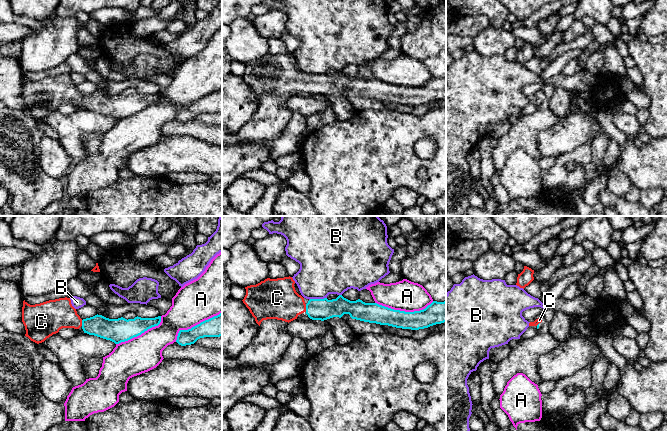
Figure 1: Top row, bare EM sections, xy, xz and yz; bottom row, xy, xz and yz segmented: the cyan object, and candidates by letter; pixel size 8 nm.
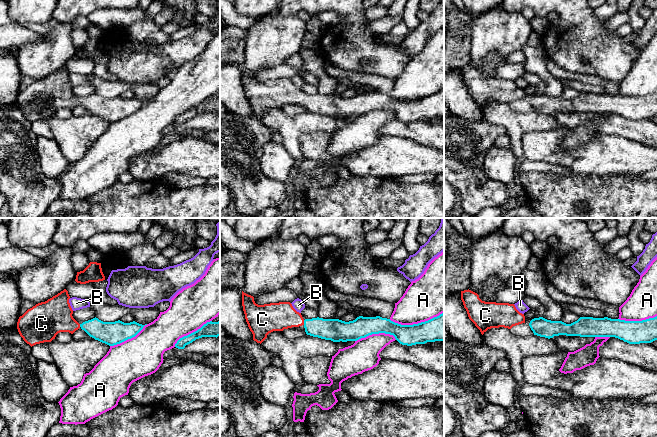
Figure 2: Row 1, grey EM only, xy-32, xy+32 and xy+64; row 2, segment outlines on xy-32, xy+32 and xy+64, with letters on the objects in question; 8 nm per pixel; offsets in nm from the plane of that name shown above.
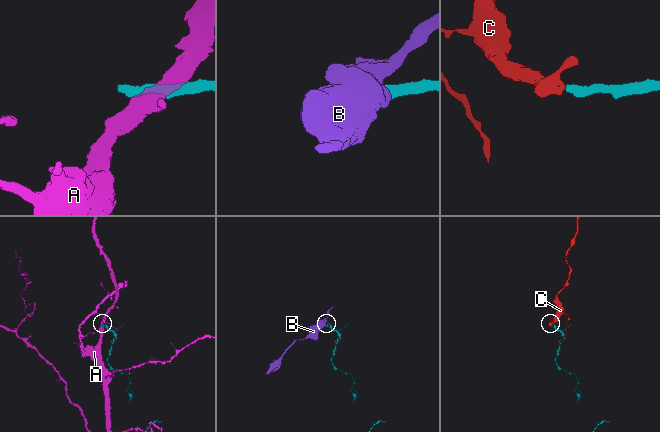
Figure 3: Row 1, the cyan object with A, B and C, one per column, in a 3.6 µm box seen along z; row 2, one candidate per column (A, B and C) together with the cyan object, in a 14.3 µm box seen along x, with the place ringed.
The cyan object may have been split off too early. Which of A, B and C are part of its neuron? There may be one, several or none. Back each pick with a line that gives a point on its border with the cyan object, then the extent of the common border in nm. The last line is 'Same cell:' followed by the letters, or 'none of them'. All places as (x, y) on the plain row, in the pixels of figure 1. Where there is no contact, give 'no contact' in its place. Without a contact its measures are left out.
C: contact xz (306, 84); length 60 nm
Same cell: C

